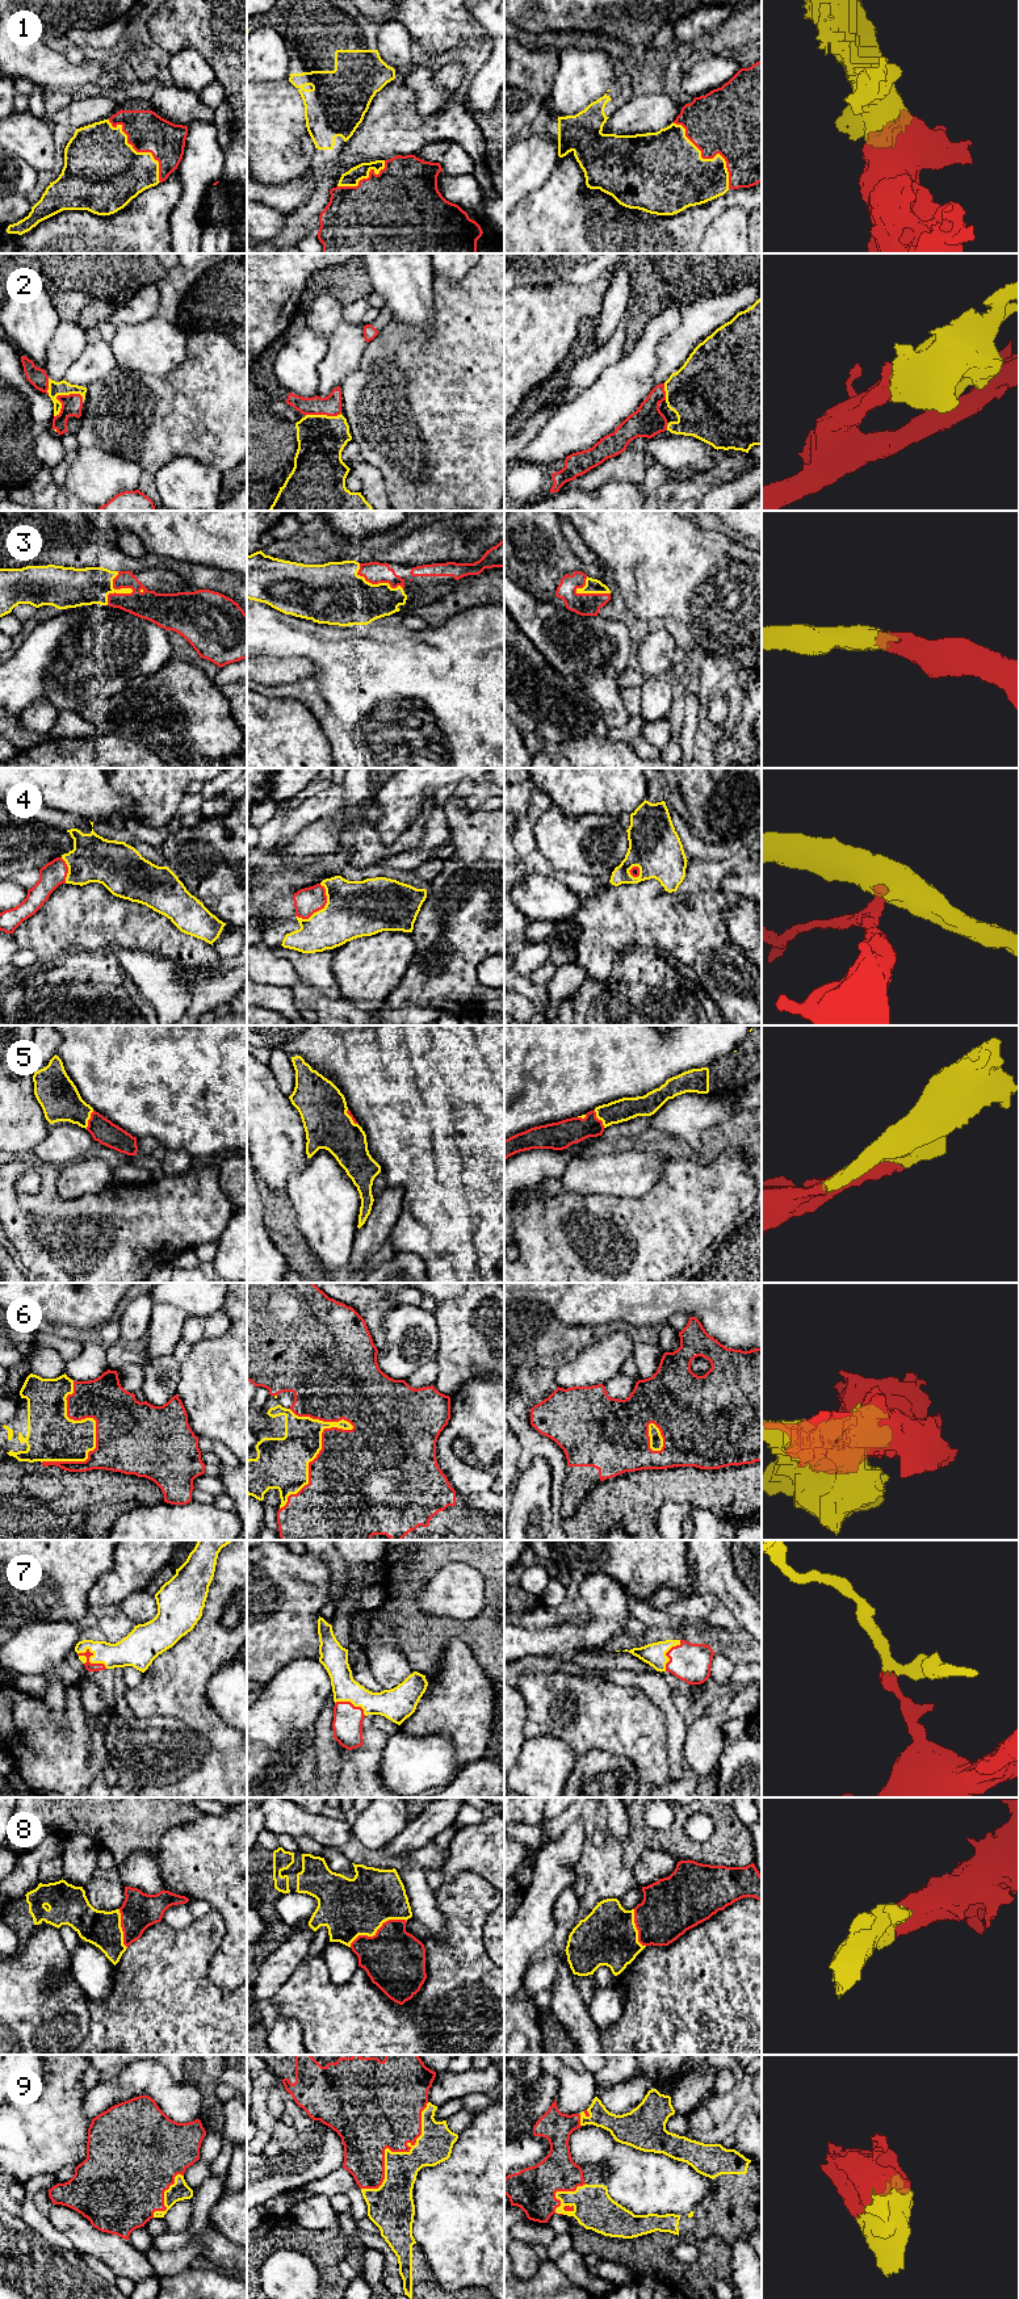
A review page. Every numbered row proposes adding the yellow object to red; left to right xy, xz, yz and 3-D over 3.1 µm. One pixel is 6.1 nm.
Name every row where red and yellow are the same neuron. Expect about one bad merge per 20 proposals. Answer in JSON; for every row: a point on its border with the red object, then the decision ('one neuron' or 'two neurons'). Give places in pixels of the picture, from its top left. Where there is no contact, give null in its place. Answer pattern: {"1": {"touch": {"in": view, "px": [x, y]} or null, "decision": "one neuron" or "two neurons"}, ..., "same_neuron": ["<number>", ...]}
{"1": {"touch": {"in": "yz", "px": [708, 158]}, "decision": "one neuron"}, "2": {"touch": {"in": "xy", "px": [59, 395]}, "decision": "one neuron"}, "3": {"touch": {"in": "xy", "px": [114, 588]}, "decision": "one neuron"}, "4": {"touch": {"in": "xz", "px": [319, 909]}, "decision": "one neuron"}, "5": {"touch": {"in": "yz", "px": [598, 1119]}, "decision": "one neuron"}, "6": {"touch": {"in": "xz", "px": [317, 1455]}, "decision": "one neuron"}, "7": {"touch": {"in": "xy", "px": [92, 1664]}, "decision": "one neuron"}, "8": {"touch": {"in": "xz", "px": [377, 1930]}, "decision": "one neuron"}, "9": {"touch": {"in": "xz", "px": [393, 2151]}, "decision": "one neuron"}, "same_neuron": ["1", "2", "3", "4", "5", "6", "7", "8", "9"]}

